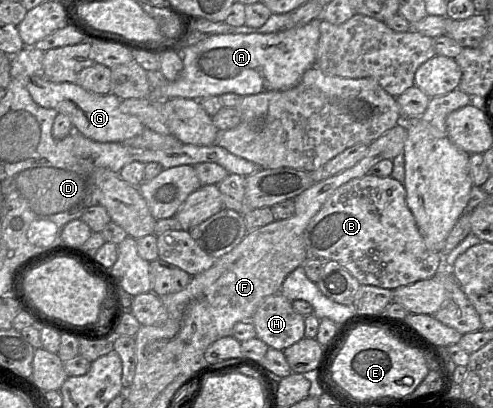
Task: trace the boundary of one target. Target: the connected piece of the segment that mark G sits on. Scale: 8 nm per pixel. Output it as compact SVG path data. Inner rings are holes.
M33 75L28 79L27 89L38 105L68 115L75 131L96 142L124 142L139 135L145 128L140 119L120 109L121 100L113 93L94 94L77 83L53 83L39 75Z

